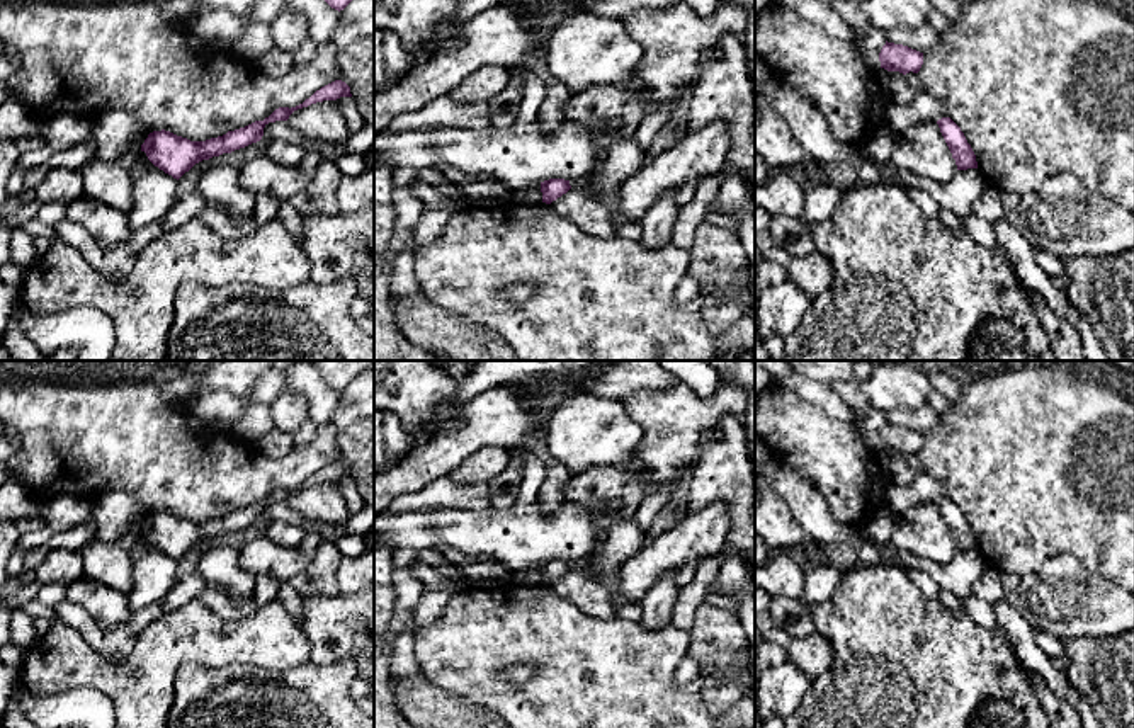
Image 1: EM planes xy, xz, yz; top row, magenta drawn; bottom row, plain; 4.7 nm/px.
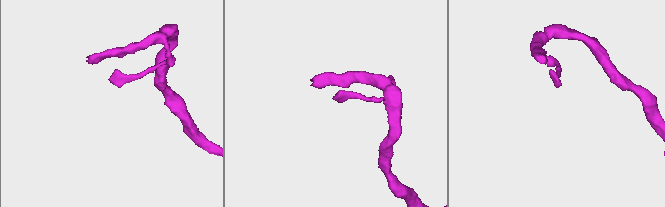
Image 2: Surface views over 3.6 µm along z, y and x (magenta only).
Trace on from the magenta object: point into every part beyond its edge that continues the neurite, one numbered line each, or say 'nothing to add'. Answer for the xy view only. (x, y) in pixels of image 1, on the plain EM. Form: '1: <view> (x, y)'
nothing to add

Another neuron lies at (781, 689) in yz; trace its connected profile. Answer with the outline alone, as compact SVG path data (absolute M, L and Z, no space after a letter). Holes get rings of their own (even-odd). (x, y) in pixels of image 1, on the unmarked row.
M794 663L765 667L758 684L758 709L765 728L785 728L813 680Z

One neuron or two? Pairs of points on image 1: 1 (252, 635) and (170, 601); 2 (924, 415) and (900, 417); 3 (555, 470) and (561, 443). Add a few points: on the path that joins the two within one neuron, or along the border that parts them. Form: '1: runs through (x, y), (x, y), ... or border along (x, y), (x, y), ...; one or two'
1: border along (196, 597), (165, 613); two
2: runs through (918, 417), (905, 417); one
3: border along (555, 458), (572, 472); two

